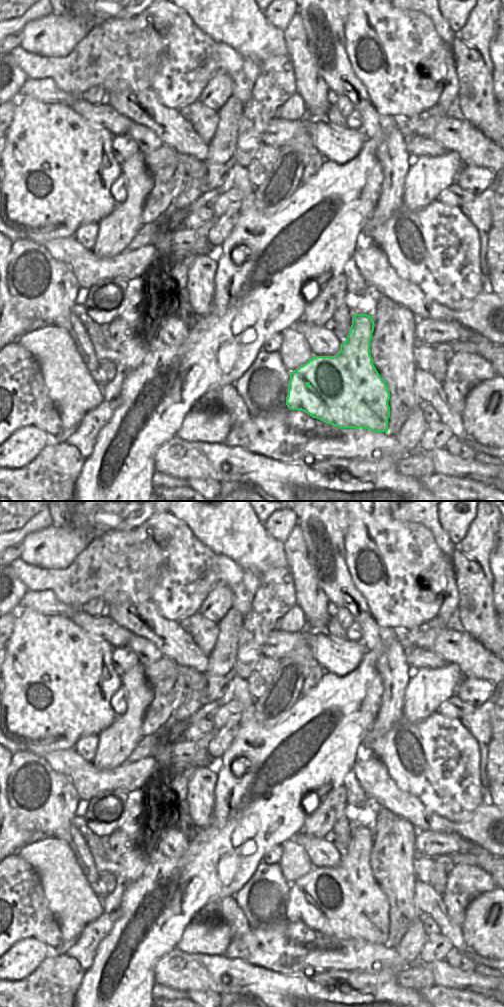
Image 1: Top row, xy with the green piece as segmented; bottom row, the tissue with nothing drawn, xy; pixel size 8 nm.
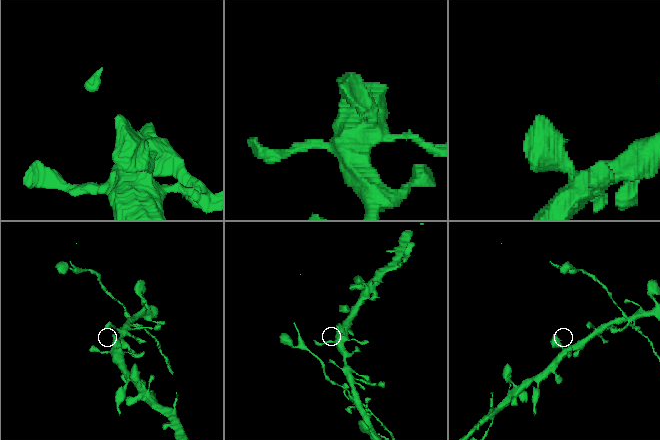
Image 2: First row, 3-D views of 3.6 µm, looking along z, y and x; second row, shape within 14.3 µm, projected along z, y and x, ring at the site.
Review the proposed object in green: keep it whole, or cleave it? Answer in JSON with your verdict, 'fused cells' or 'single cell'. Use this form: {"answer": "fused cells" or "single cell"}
{"answer": "single cell"}

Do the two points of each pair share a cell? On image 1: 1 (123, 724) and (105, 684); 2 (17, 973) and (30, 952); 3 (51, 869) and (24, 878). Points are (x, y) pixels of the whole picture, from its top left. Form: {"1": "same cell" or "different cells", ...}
{"1": "different cells", "2": "same cell", "3": "different cells"}

